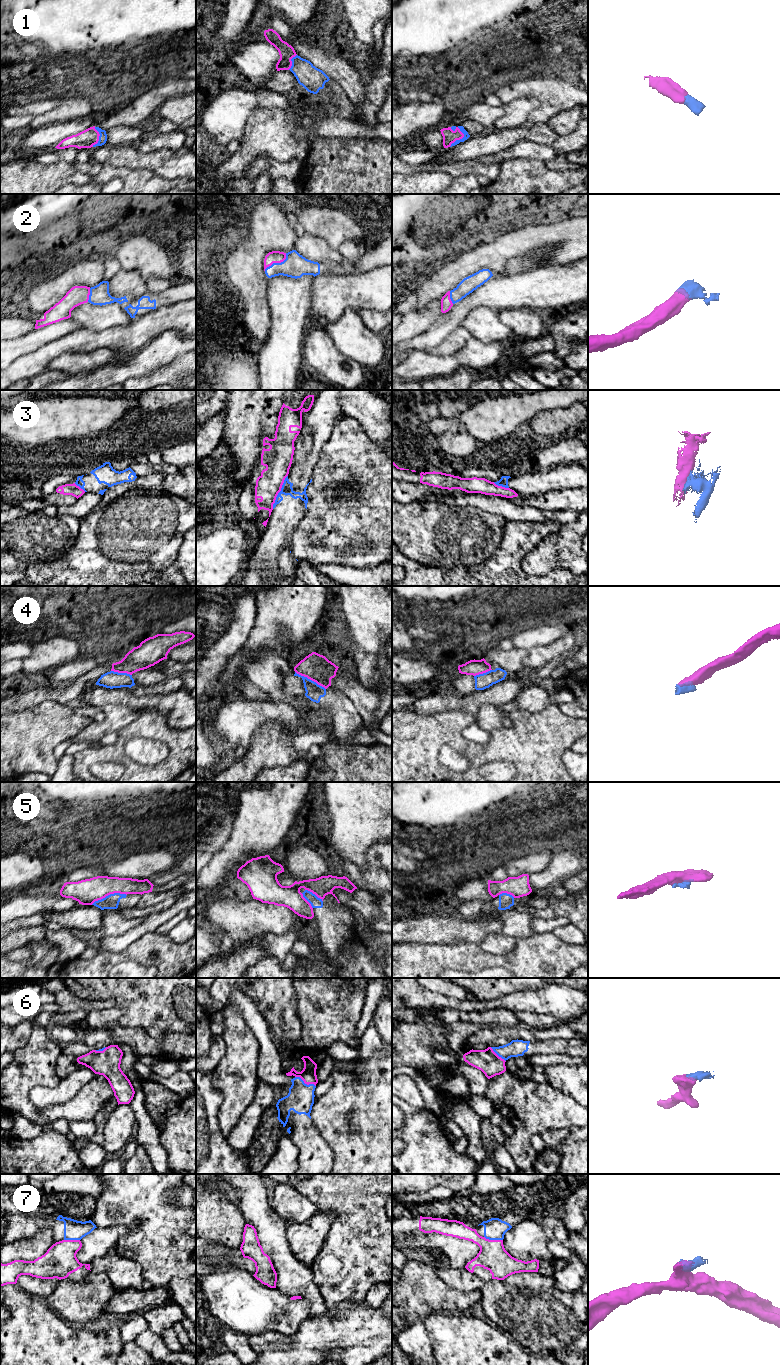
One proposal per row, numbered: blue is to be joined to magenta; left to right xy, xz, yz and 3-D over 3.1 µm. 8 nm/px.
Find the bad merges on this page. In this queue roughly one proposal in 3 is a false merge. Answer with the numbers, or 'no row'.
3, 4, 5, 7

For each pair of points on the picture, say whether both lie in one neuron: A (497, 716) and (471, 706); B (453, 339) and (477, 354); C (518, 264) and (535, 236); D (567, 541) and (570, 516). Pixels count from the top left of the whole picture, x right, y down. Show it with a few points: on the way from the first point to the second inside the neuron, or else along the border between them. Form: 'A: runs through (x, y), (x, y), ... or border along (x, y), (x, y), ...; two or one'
A: border along (500, 706), (482, 705), (475, 716); two
B: border along (471, 336), (457, 350), (442, 356); two
C: border along (538, 263), (531, 255), (512, 257), (504, 270); two
D: border along (577, 517), (571, 522), (560, 525); two

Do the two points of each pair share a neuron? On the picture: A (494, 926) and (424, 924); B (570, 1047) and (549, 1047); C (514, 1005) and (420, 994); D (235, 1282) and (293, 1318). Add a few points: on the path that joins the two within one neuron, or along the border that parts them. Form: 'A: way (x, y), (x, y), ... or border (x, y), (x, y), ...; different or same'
A: way (477, 929), (441, 929); same
B: way (565, 1047), (554, 1047); same
C: way (491, 1004), (458, 1005), (443, 1002); same
D: way (249, 1296), (261, 1308), (267, 1308), (279, 1314); same

